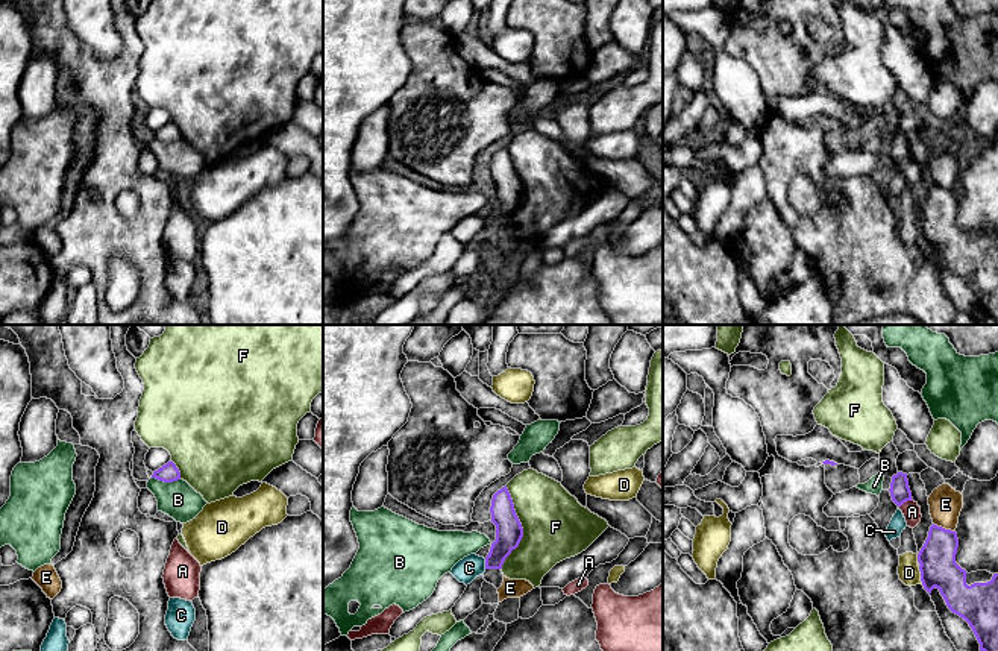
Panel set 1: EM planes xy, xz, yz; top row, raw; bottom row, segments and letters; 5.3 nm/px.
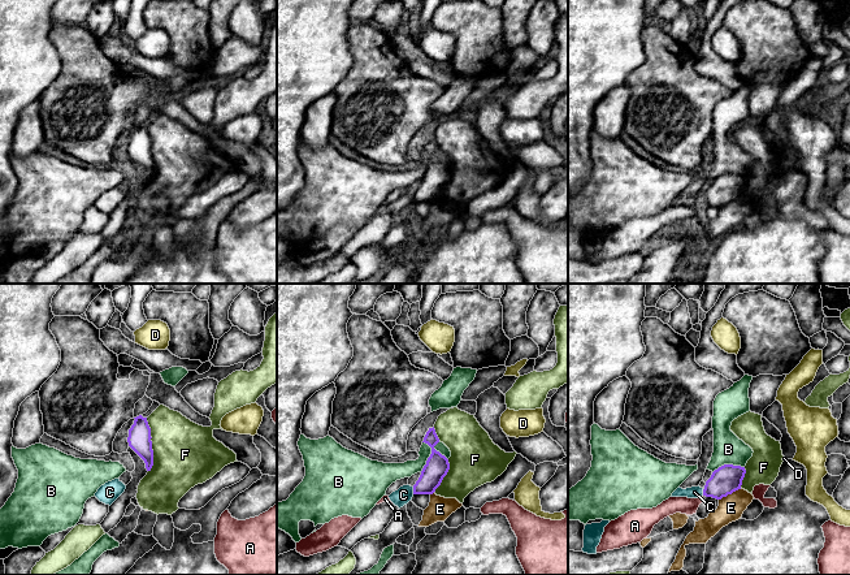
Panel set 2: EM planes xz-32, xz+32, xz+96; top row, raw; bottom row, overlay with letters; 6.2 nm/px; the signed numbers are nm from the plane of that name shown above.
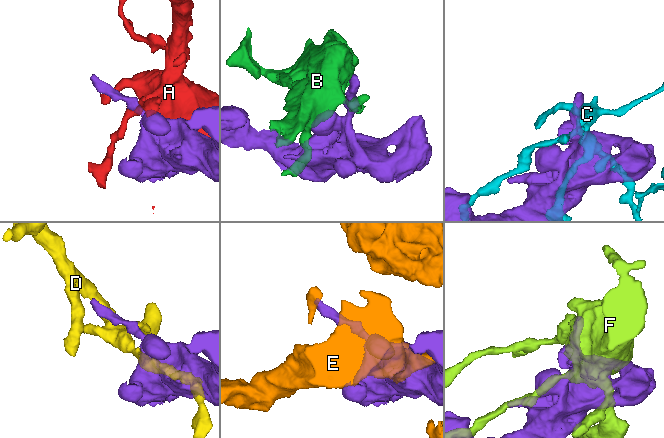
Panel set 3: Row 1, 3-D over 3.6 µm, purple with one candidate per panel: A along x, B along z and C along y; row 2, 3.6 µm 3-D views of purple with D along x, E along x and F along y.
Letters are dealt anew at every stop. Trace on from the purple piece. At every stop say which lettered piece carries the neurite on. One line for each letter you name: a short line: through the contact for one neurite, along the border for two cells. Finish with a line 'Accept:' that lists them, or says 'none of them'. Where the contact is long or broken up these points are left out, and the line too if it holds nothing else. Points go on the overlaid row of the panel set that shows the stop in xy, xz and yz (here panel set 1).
Accept: none of them

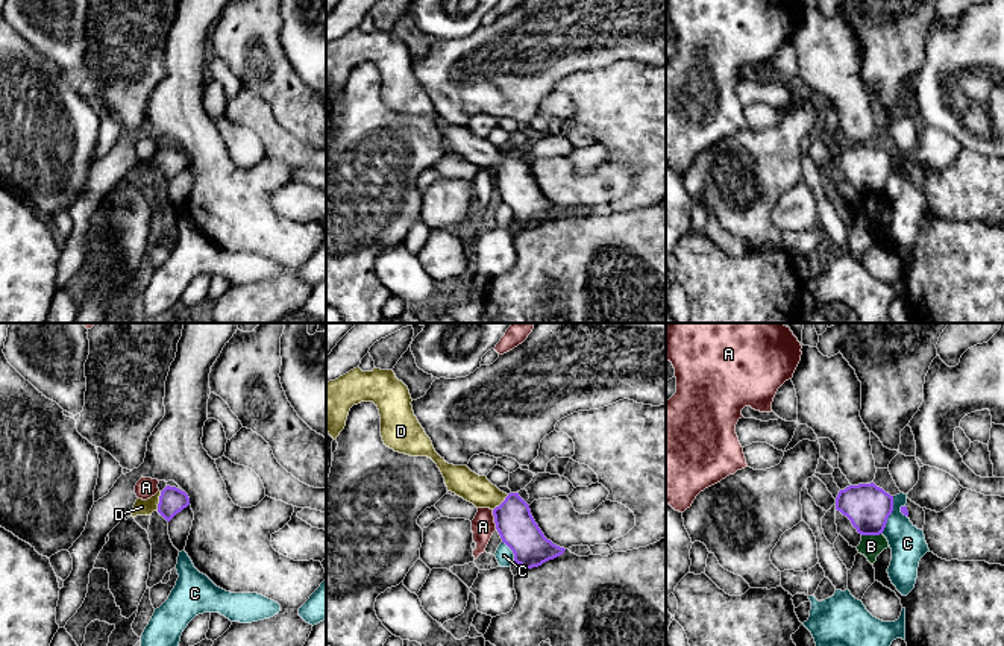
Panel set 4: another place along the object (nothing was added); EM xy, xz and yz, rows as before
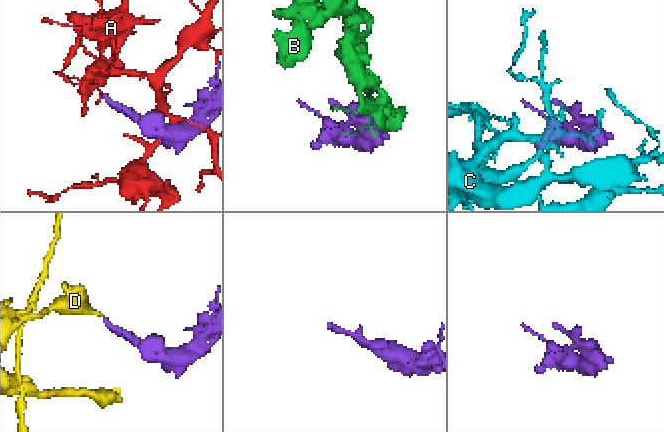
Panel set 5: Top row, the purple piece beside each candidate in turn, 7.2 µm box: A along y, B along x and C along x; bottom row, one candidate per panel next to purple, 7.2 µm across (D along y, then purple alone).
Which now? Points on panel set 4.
D: line xy (172, 501), (160, 501), (141, 507)
Accept: D

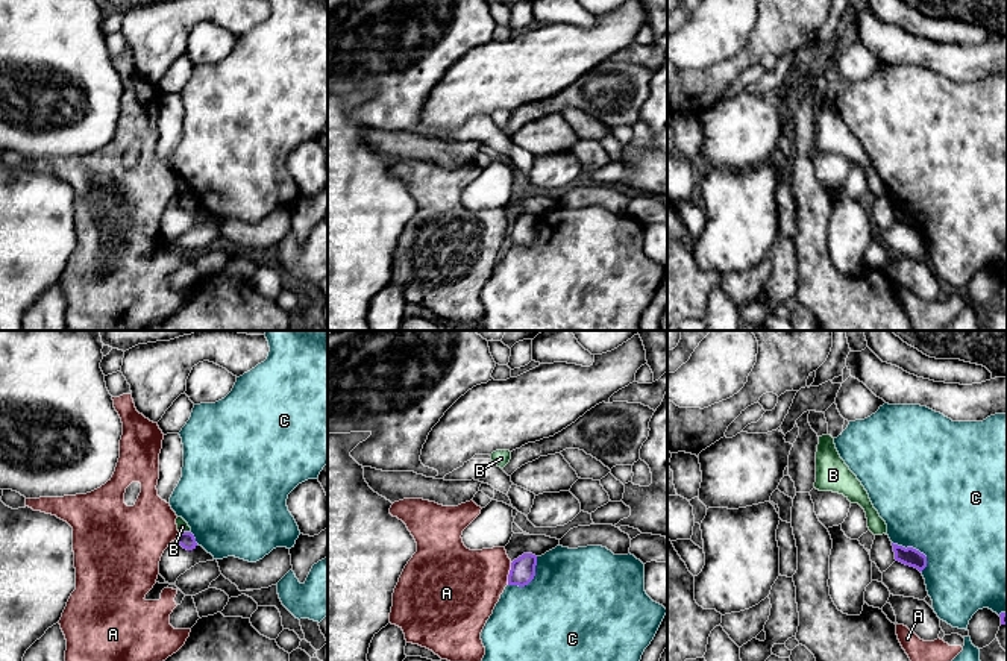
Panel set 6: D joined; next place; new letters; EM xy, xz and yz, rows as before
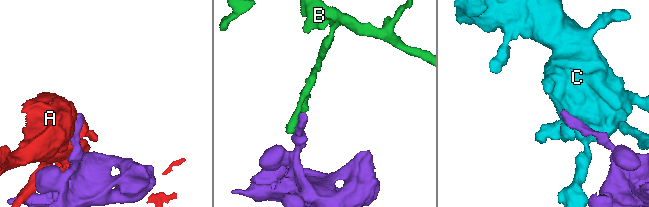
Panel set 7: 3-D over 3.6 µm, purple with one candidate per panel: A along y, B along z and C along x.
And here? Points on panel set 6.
Accept: none of them

